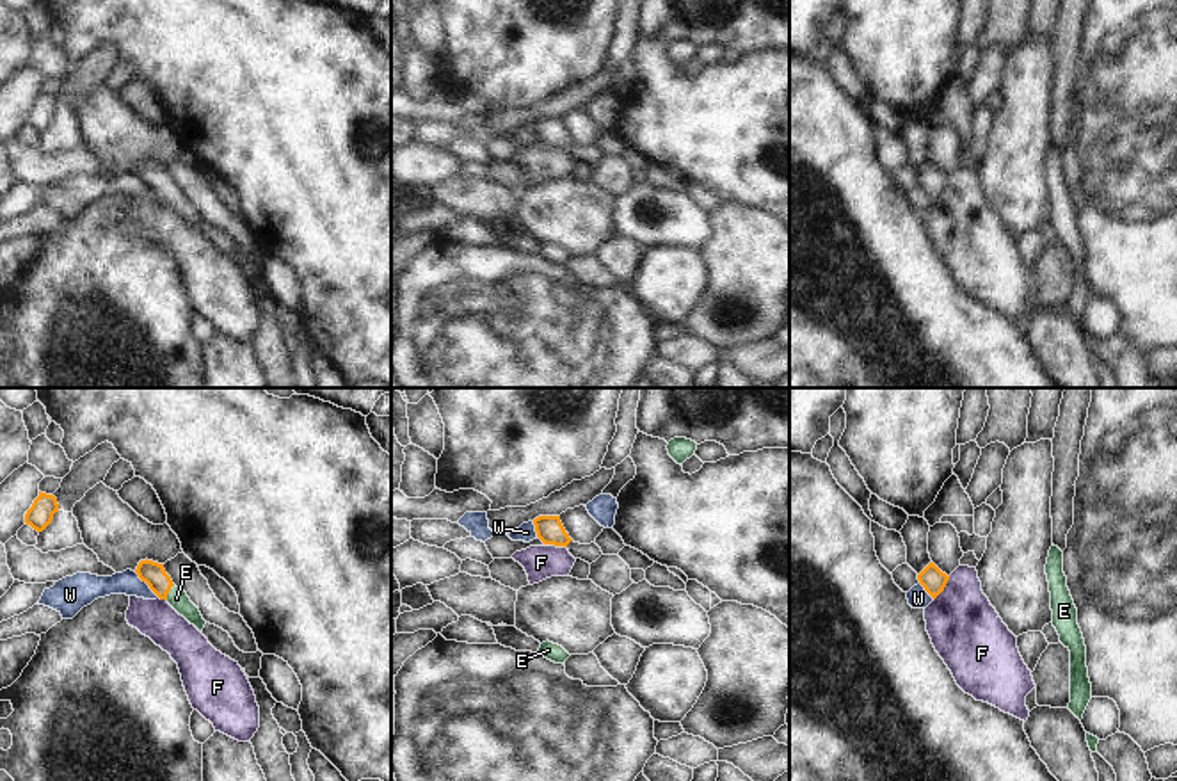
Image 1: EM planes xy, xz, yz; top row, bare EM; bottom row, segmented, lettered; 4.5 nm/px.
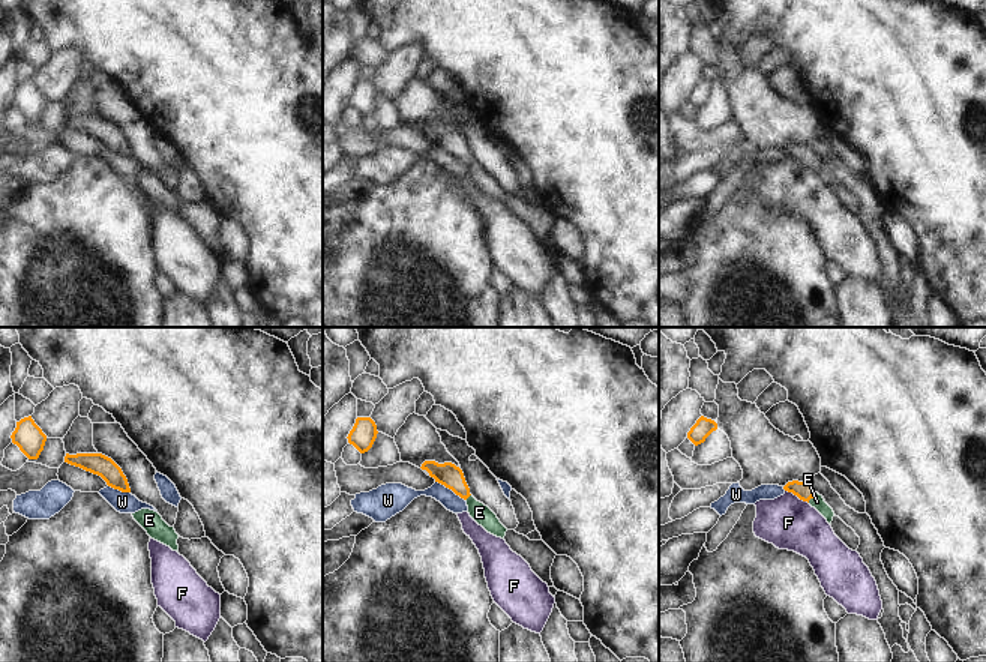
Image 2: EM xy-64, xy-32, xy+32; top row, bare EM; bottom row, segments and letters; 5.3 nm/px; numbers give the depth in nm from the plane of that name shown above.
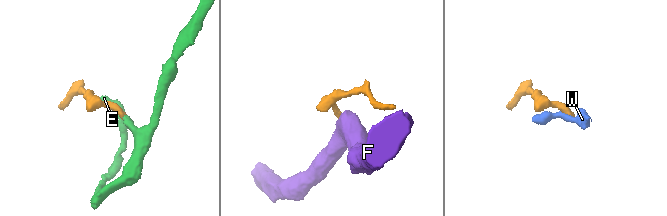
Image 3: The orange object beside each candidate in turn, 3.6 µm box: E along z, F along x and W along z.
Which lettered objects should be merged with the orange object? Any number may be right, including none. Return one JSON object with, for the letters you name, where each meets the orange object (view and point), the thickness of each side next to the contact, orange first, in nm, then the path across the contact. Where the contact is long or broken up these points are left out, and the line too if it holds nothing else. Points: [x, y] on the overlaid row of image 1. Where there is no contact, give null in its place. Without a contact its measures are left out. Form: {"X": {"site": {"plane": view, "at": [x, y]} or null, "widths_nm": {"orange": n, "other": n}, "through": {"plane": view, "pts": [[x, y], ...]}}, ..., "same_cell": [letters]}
{"E": {"site": {"plane": "xy", "at": [169, 589]}, "widths_nm": {"orange": 110, "other": 90}, "through": {"plane": "xy", "pts": [[153, 573], [169, 589], [176, 598]]}}, "same_cell": ["E"]}

